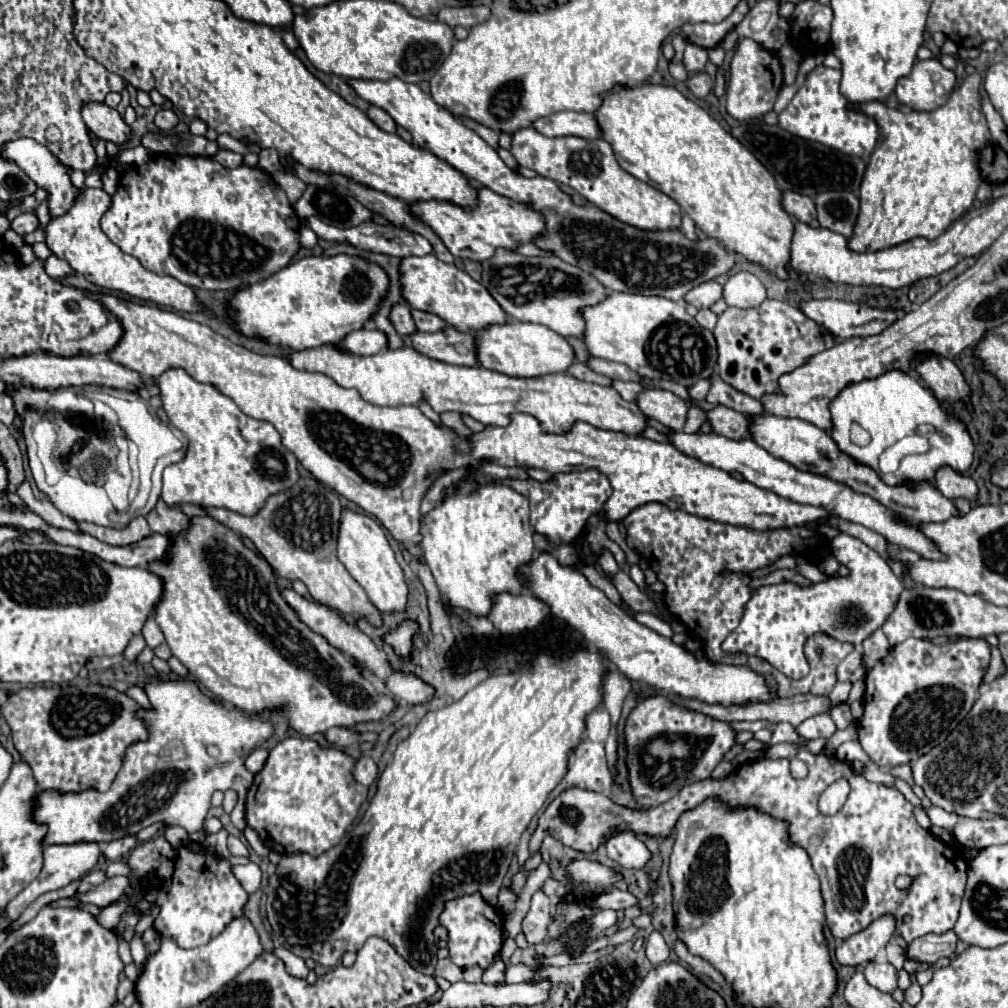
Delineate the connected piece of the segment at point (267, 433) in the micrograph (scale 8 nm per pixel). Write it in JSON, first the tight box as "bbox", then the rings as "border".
{"bbox":[157,368,299,516],"border":[[[175,368],[157,380],[169,422],[189,438],[183,462],[163,472],[163,502],[171,508],[193,504],[201,508],[227,508],[243,516],[255,516],[269,496],[293,488],[299,480],[297,458],[287,450],[273,424],[249,418],[239,406],[211,384],[193,380]]]}

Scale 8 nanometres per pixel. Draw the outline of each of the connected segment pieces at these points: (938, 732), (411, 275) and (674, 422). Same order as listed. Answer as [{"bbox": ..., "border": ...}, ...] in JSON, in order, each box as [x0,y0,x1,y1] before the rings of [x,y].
[{"bbox":[857,638,989,770],"border":[[[907,638],[905,642],[891,648],[891,652],[881,658],[865,678],[865,696],[863,696],[863,718],[857,722],[859,742],[867,756],[881,768],[889,770],[899,764],[913,762],[933,750],[937,744],[945,742],[949,732],[967,716],[975,704],[977,690],[983,682],[985,670],[989,666],[989,642],[985,638],[965,638],[951,640],[947,644],[933,644],[921,638]]]},{"bbox":[401,254,507,332],"border":[[[427,254],[421,258],[403,258],[401,284],[403,296],[411,308],[431,312],[443,318],[449,326],[457,328],[459,332],[477,332],[493,324],[507,324],[507,314],[503,312],[503,308],[499,308],[497,300],[487,292],[487,288],[483,288],[483,284],[475,282],[465,270],[441,262],[435,254]]]},{"bbox":[637,388,689,432],"border":[[[661,388],[645,390],[645,392],[639,394],[637,402],[639,402],[639,408],[649,418],[659,420],[661,424],[669,426],[675,432],[683,430],[689,404],[685,404],[685,400],[681,400],[673,392],[667,392],[667,390],[661,390]]]}]

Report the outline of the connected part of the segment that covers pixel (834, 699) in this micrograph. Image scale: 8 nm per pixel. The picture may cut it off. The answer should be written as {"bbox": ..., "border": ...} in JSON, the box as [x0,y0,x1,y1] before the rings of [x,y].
{"bbox":[827,682,851,704],"border":[[[837,682],[835,688],[827,694],[827,698],[831,700],[831,704],[841,704],[847,700],[849,690],[851,690],[851,682]]]}

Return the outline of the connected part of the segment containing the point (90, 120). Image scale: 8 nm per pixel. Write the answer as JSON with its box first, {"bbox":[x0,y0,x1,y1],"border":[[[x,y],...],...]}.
{"bbox":[81,104,131,146],"border":[[[87,104],[83,106],[81,114],[85,124],[97,138],[113,142],[117,146],[125,146],[129,142],[131,128],[125,124],[125,120],[119,116],[117,110],[105,104]]]}

